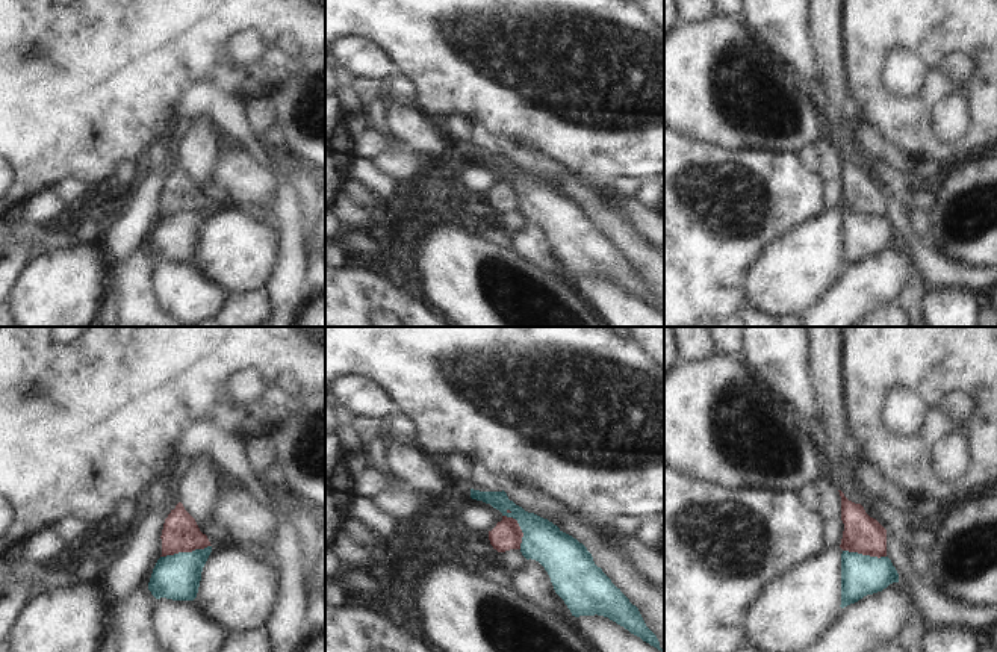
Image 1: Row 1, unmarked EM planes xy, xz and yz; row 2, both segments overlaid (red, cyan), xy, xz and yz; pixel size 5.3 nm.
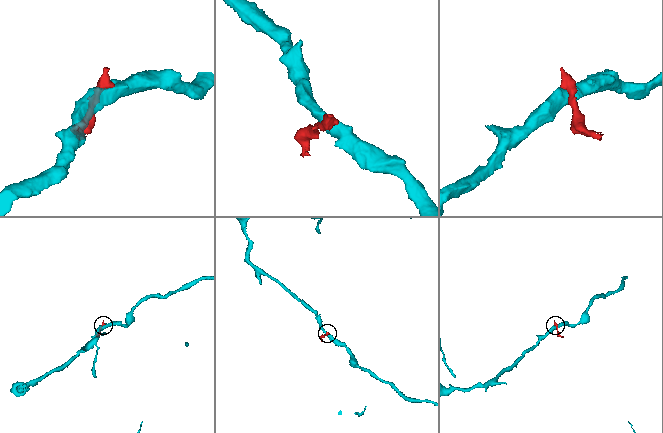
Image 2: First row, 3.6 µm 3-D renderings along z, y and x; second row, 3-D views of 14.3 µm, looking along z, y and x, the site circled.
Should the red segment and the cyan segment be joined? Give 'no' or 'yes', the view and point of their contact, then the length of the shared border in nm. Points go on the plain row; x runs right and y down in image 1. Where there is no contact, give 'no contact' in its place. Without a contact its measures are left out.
no; meets red in xz at (519, 188); contact 220 nm long

